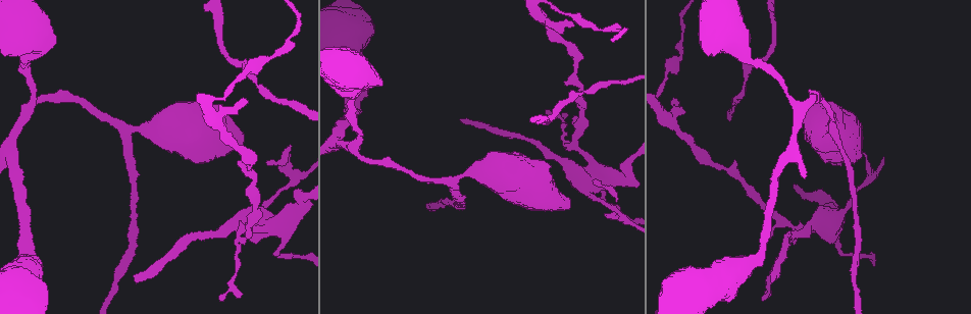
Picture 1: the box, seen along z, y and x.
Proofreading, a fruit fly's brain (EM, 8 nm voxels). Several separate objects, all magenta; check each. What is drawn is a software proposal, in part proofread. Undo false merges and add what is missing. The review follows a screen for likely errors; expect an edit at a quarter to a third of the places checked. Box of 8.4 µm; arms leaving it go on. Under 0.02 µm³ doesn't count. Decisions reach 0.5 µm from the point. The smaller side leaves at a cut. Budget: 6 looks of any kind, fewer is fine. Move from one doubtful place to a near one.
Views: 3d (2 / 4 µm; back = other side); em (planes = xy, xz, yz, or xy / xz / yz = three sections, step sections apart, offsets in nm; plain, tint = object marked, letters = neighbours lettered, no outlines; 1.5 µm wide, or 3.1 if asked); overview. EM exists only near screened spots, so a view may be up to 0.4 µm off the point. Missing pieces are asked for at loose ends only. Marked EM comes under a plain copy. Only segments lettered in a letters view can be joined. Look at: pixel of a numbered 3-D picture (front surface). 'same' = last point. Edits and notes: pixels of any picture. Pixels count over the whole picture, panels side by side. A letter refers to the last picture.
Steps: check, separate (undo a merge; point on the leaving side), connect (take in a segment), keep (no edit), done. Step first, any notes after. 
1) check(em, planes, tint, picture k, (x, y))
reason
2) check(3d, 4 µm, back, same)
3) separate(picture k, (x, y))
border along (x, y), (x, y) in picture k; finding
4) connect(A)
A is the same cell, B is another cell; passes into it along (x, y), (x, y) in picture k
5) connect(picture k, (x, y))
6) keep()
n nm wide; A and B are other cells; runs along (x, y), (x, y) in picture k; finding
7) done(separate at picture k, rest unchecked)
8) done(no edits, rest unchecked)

check(3d, 4 µm, picture 1, (460, 119))
branch stops here

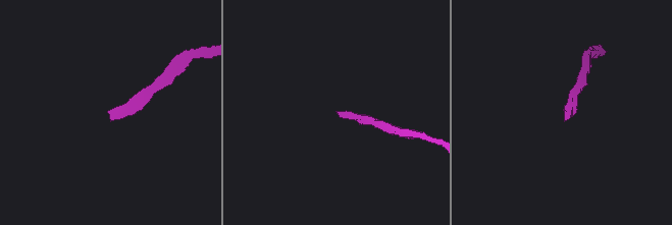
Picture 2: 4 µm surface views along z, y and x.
check(em, xy, step 4, tint, picture 2, (337, 111))
need the tissue

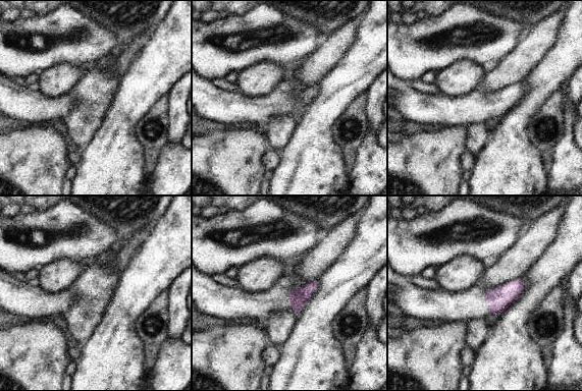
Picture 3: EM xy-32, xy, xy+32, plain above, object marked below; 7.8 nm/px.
check(em, planes, letters, same)

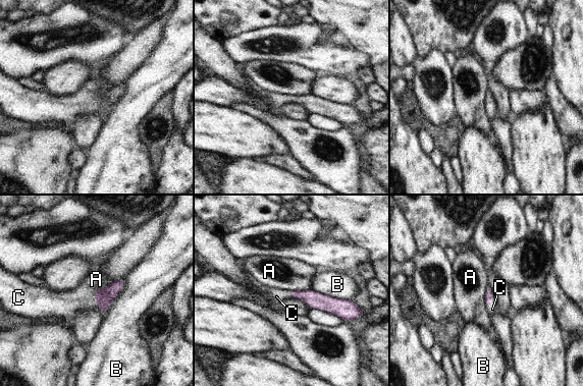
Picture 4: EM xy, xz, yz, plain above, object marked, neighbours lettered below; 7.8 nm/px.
connect(picture 4, (65, 305))
C is the same cell, A and B are other cells; passes into it along (105, 296), (96, 298), (65, 305) in picture 4; the cell continues

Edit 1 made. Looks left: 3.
check(em, planes, letters, picture 1, (761, 299))

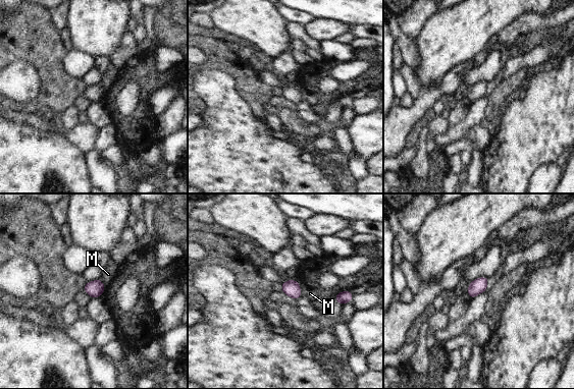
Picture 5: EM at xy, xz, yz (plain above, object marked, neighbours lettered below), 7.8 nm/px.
keep()
M is another cell; no lettered segment goes on from it

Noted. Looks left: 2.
check(overview)

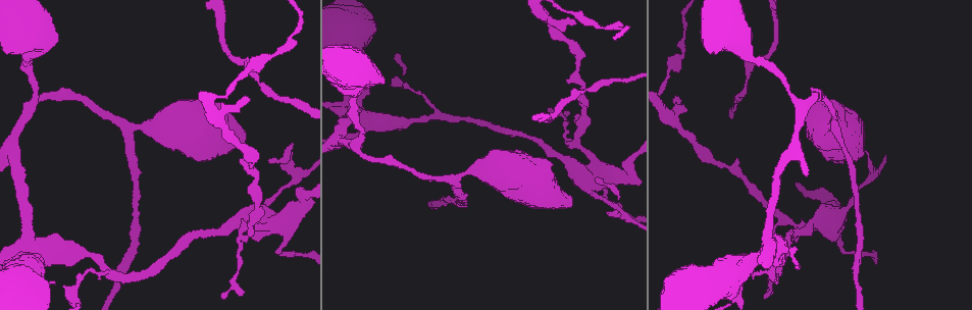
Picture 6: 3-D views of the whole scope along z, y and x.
check(em, planes, letters, picture 6, (27, 108))
a fork

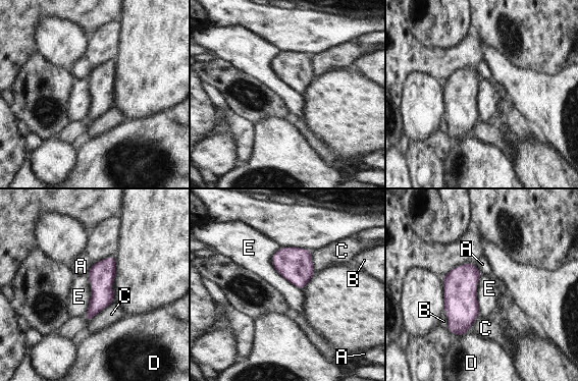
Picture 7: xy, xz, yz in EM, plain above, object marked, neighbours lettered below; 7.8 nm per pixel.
keep()
A, B, C, D and E are other cells; all the same cell

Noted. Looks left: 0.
done(connect at picture 4, rest unchecked)

